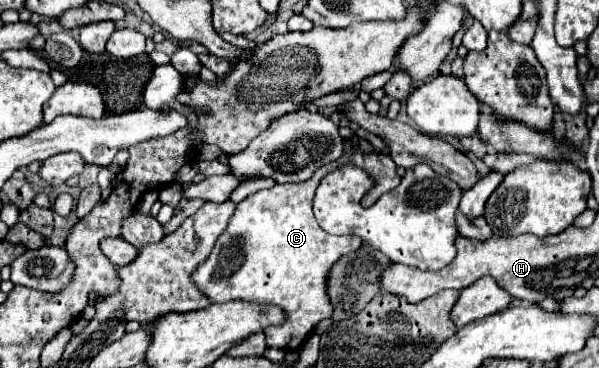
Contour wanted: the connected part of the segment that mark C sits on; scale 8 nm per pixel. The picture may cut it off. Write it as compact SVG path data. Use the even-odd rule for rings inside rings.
M346 141L344 155L330 167L320 167L304 183L284 183L272 189L262 189L248 195L238 203L228 229L218 237L212 253L192 273L194 285L212 301L252 301L264 305L278 305L286 321L276 327L266 327L266 345L276 349L298 351L310 331L322 321L332 317L332 305L326 293L326 275L342 255L356 251L362 241L358 237L332 237L328 235L314 217L312 199L322 177L340 165L356 165L372 175L374 187L363 197L363 207L372 206L381 195L391 191L400 183L396 165L388 155L364 155L360 147L352 149Z

